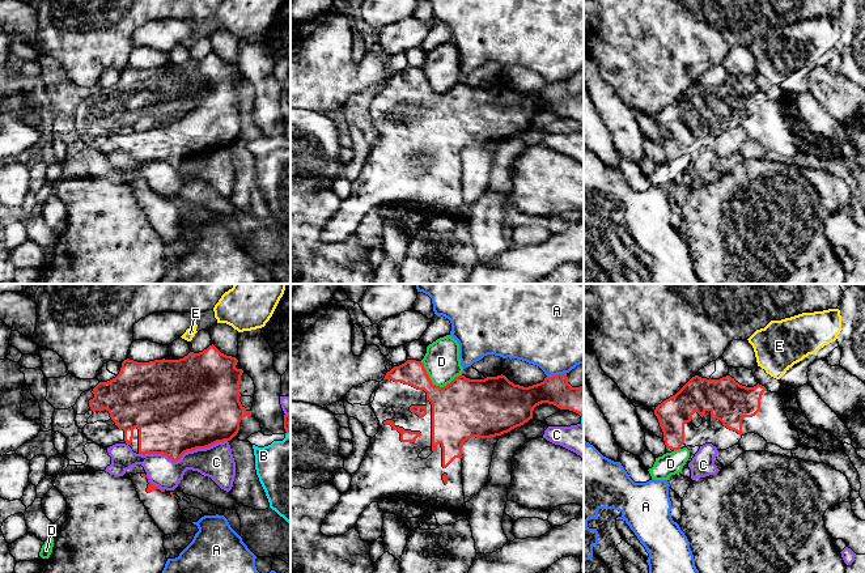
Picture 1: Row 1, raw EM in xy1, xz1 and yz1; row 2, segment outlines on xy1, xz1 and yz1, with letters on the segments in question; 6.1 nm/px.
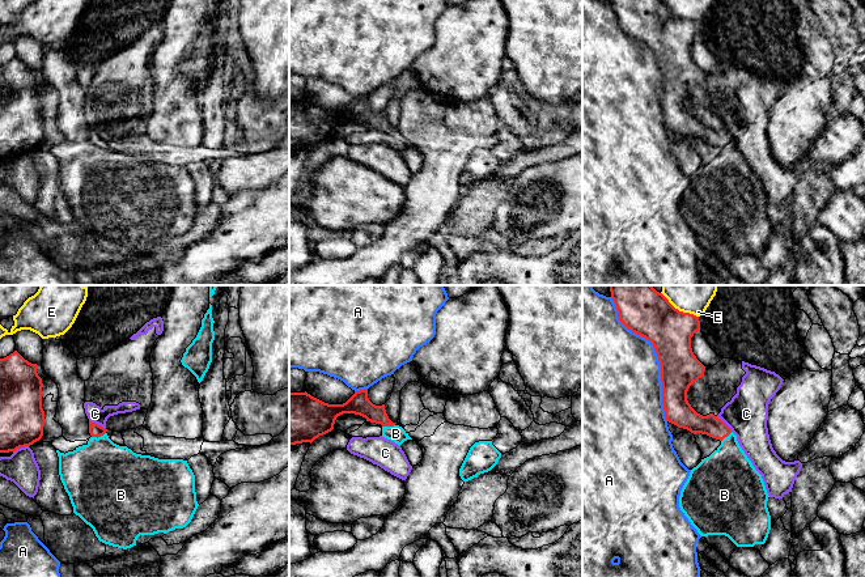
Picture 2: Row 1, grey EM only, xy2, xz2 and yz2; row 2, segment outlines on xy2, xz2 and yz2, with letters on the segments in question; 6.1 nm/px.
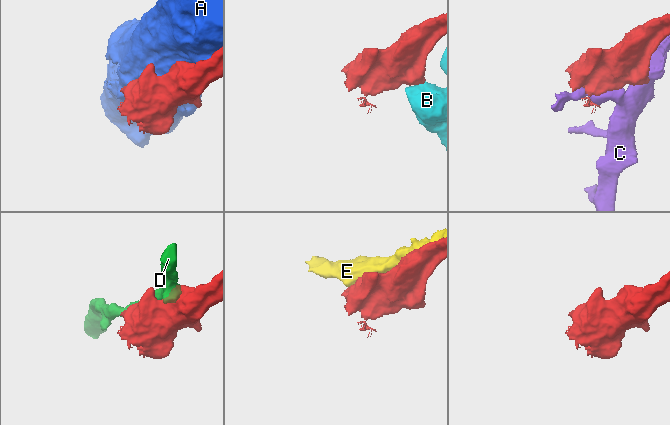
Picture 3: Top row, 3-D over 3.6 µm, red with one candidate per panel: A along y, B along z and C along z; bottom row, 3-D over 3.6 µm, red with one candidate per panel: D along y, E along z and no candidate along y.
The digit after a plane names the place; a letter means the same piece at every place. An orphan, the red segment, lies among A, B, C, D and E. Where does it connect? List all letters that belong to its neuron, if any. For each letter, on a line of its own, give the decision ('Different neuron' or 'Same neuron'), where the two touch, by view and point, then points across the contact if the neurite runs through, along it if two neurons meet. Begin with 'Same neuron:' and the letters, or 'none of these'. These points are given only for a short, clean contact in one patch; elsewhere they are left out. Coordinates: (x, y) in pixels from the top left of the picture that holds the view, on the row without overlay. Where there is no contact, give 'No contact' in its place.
Same neuron: none of these
A: Different neuron. Touches red at yz2 (657, 62)
B: Different neuron. Touches red at xy2 (98, 143). Boundary: xy2 (105, 139), (92, 144)
C: Different neuron. Touches red at xy1 (182, 161)
D: Different neuron. Touches red at xz1 (435, 92)
E: Different neuron. Touches red at yz2 (678, 17)

